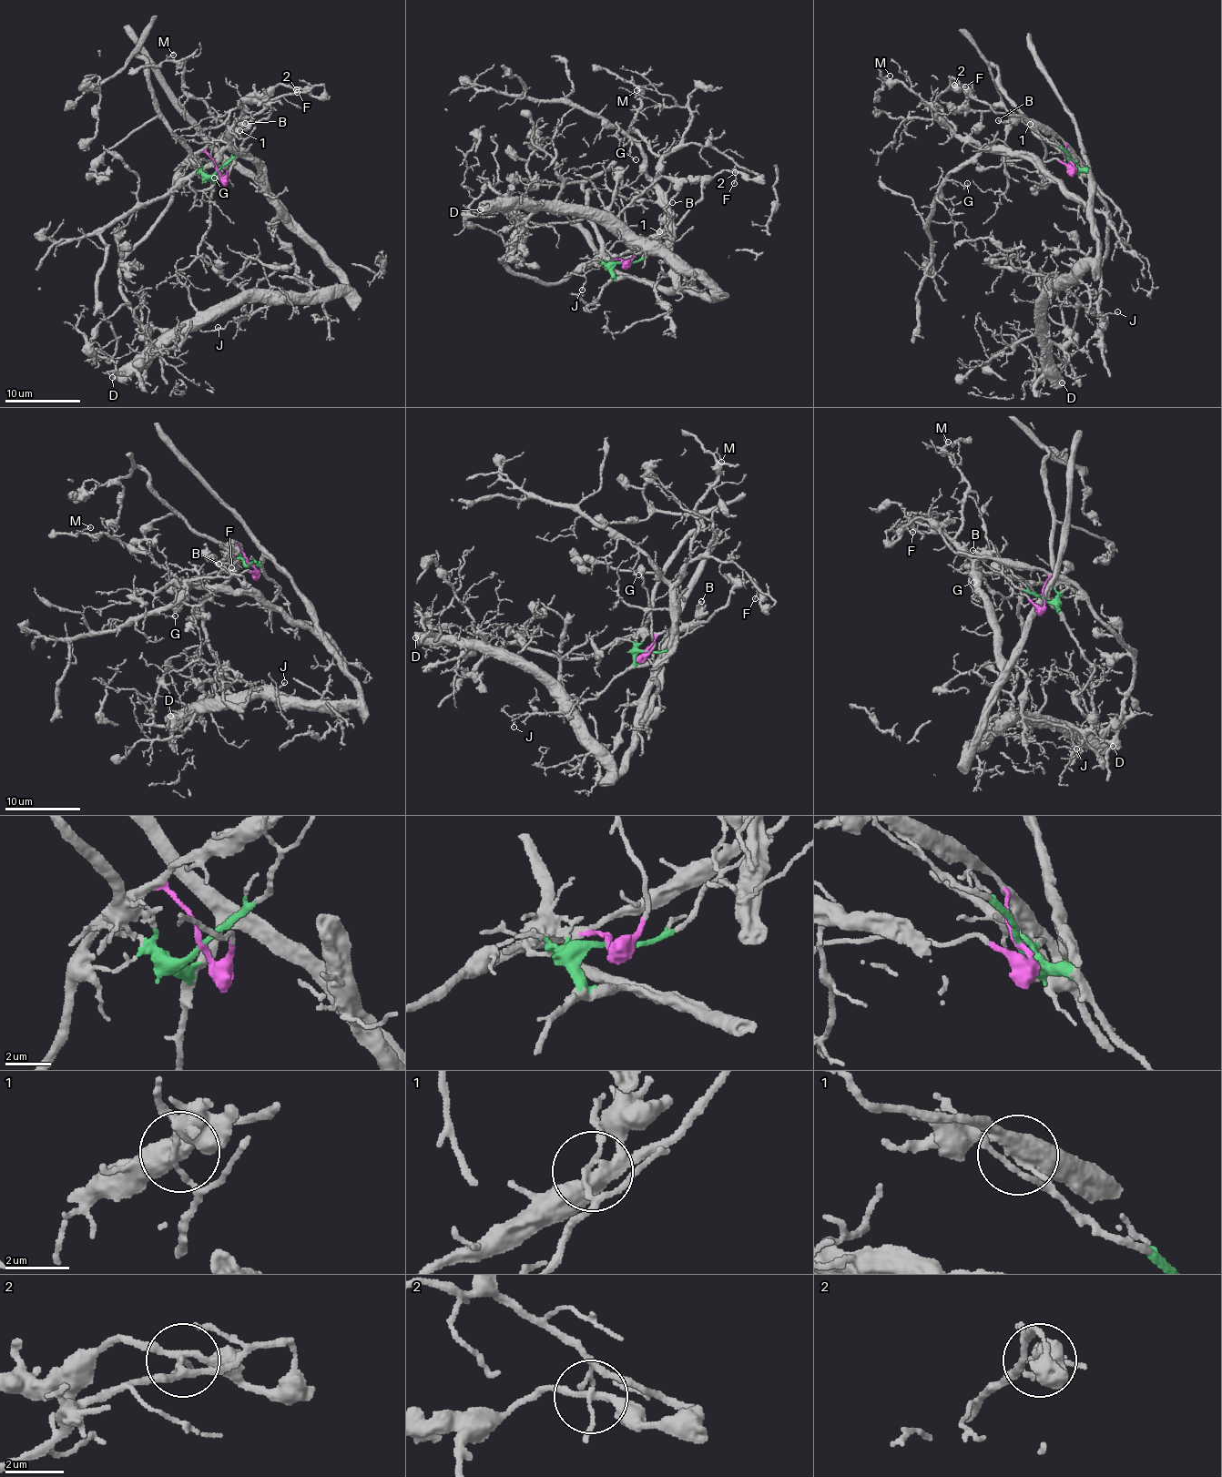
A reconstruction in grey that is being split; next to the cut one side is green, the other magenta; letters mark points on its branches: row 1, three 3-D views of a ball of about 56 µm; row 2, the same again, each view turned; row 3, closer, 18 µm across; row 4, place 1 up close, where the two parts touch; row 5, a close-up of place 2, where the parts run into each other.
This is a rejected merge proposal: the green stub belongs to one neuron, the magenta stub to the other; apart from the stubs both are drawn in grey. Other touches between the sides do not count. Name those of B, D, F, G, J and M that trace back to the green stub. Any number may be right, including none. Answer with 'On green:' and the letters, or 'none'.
On green: D, F, G, J, M

